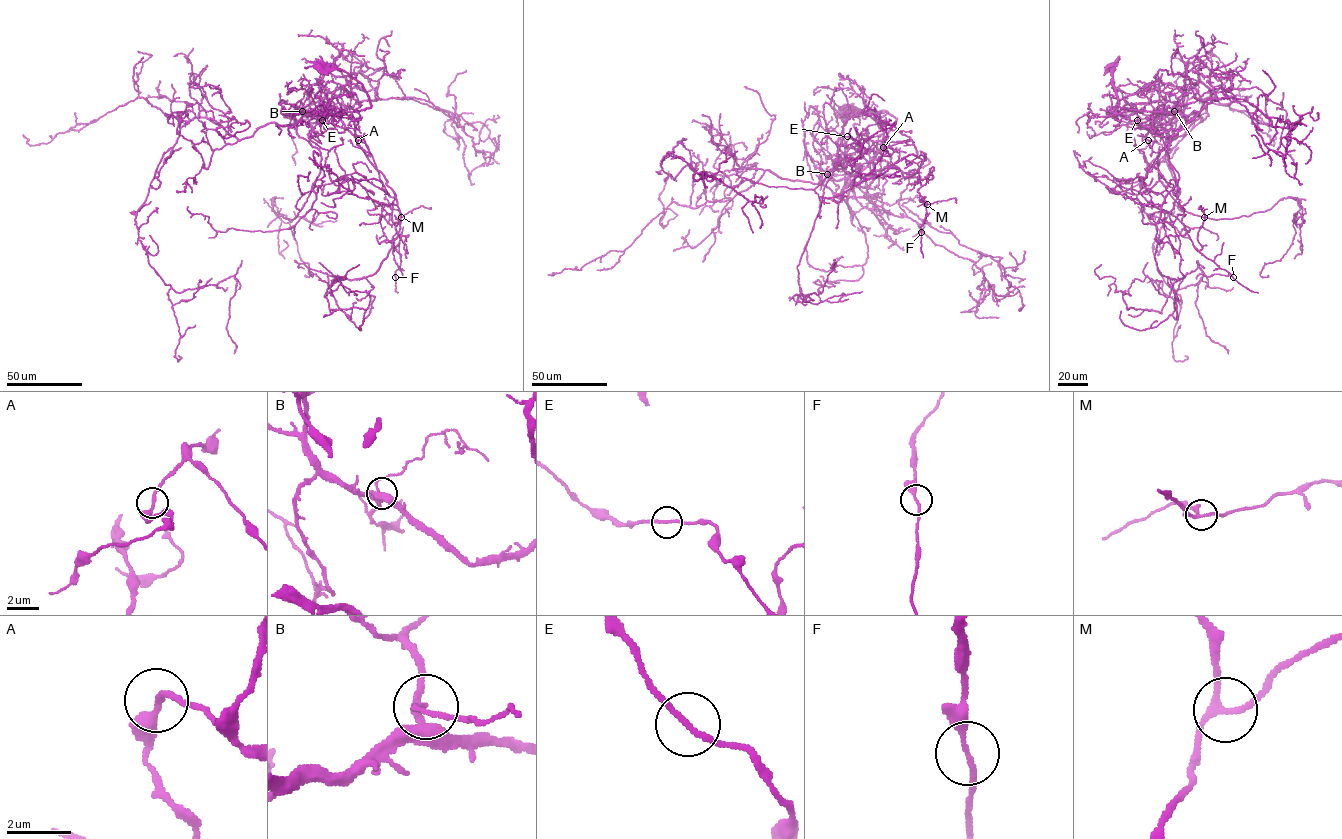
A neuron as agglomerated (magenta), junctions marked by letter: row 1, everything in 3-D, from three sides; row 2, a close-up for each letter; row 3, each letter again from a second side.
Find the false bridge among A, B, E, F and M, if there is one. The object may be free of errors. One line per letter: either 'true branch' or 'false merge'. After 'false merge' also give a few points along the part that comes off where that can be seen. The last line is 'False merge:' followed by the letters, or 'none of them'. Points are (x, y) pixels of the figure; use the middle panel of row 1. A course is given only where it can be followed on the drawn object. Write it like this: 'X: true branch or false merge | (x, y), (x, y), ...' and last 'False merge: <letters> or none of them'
A: true branch
B: true branch
E: true branch
F: true branch
M: true branch
False merge: none of them

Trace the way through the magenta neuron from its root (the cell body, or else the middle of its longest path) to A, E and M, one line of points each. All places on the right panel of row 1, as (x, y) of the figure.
A: (1111, 66), (1120, 107), (1177, 113), (1188, 122), (1198, 114), (1162, 151), (1152, 152), (1148, 140)
E: (1111, 66), (1120, 107), (1177, 113), (1188, 122), (1198, 114), (1178, 131), (1141, 128), (1137, 120)
M: (1111, 66), (1120, 107), (1198, 114), (1165, 148), (1198, 250), (1204, 217)

